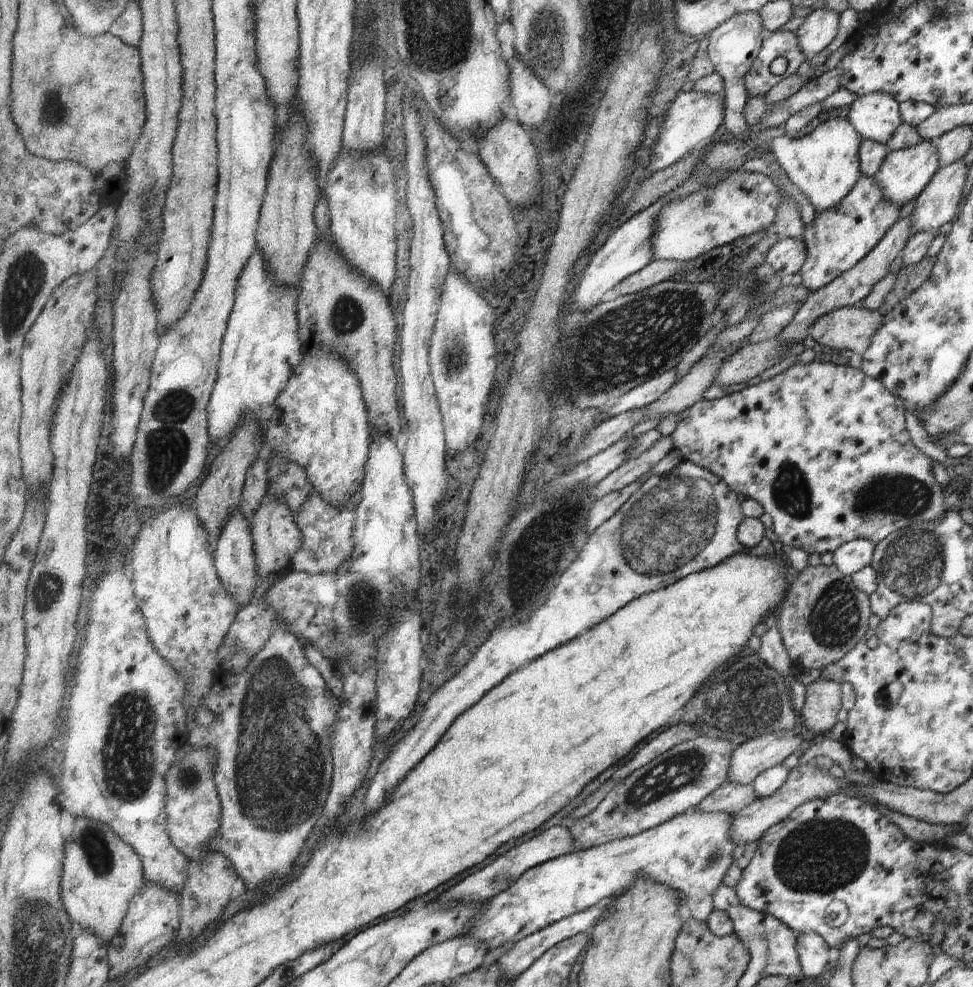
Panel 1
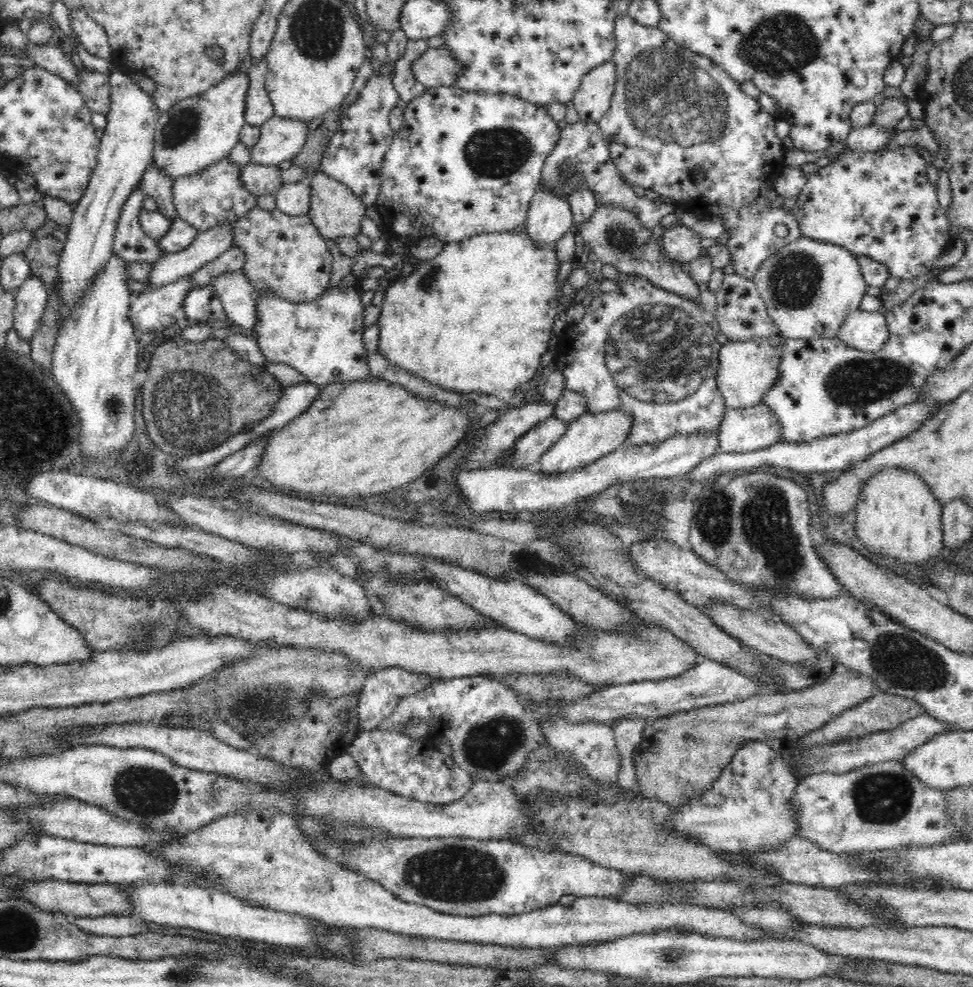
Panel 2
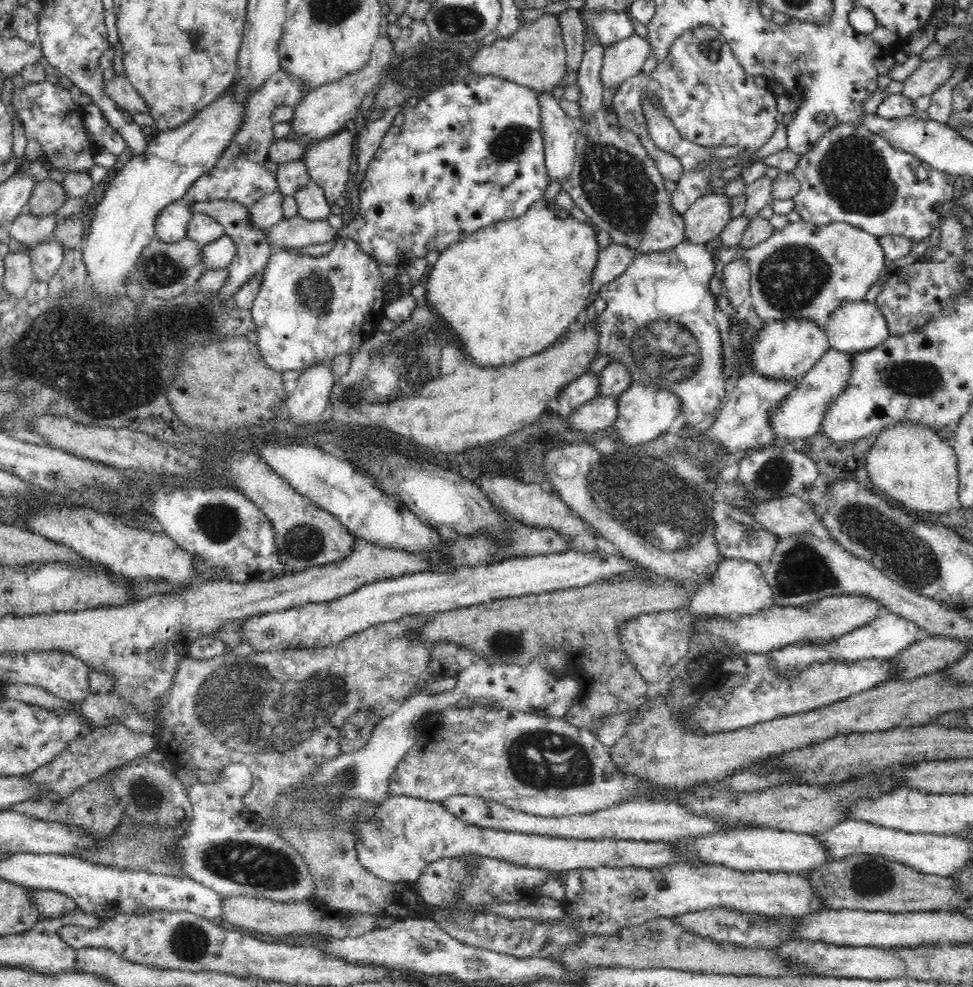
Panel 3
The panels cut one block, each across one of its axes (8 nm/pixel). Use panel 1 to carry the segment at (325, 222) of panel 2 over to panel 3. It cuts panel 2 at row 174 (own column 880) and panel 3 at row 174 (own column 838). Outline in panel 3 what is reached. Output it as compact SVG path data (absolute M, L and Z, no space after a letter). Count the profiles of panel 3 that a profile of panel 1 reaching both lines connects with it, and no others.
M341 130L329 138L317 141L309 145L309 149L303 156L310 180L324 191L324 198L330 204L330 212L336 212L331 207L336 205L336 200L346 196L353 179L353 166L350 164L354 152L354 135L350 131Z

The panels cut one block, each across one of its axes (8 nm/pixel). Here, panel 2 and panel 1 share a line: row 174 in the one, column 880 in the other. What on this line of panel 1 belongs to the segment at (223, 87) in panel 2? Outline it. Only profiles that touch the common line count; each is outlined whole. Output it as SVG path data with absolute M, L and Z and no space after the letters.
M921 139L921 142L909 146L909 148L888 150L873 178L878 182L882 197L899 209L923 190L938 167L938 156L934 141Z

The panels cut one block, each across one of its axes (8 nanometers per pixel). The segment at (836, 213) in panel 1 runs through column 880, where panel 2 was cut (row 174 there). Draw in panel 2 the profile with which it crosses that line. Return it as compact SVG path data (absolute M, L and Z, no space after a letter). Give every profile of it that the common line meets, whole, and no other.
M224 157L198 174L178 177L173 180L173 203L177 216L198 232L216 228L225 222L239 220L248 210L256 207L256 195L244 189L240 181L240 167Z

